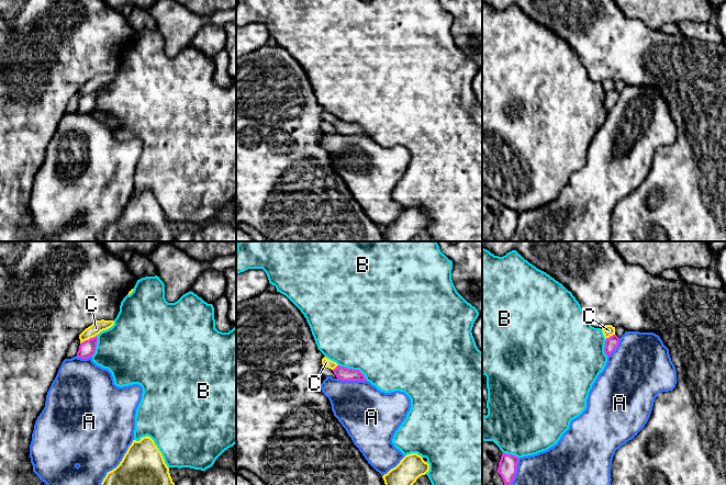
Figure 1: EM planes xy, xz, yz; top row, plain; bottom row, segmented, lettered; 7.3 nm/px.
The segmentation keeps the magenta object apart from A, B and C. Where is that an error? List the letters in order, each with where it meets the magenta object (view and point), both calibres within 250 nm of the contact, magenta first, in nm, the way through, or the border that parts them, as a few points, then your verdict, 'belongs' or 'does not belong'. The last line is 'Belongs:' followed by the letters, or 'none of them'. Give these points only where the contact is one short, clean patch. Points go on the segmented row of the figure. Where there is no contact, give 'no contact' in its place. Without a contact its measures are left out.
A: xz (352, 380) | 100/380 nm | does not belong
B: xz (354, 370) | 100/480 nm | does not belong
C: xy (89, 339) | 120/90 nm | does not belong
Belongs: none of them

